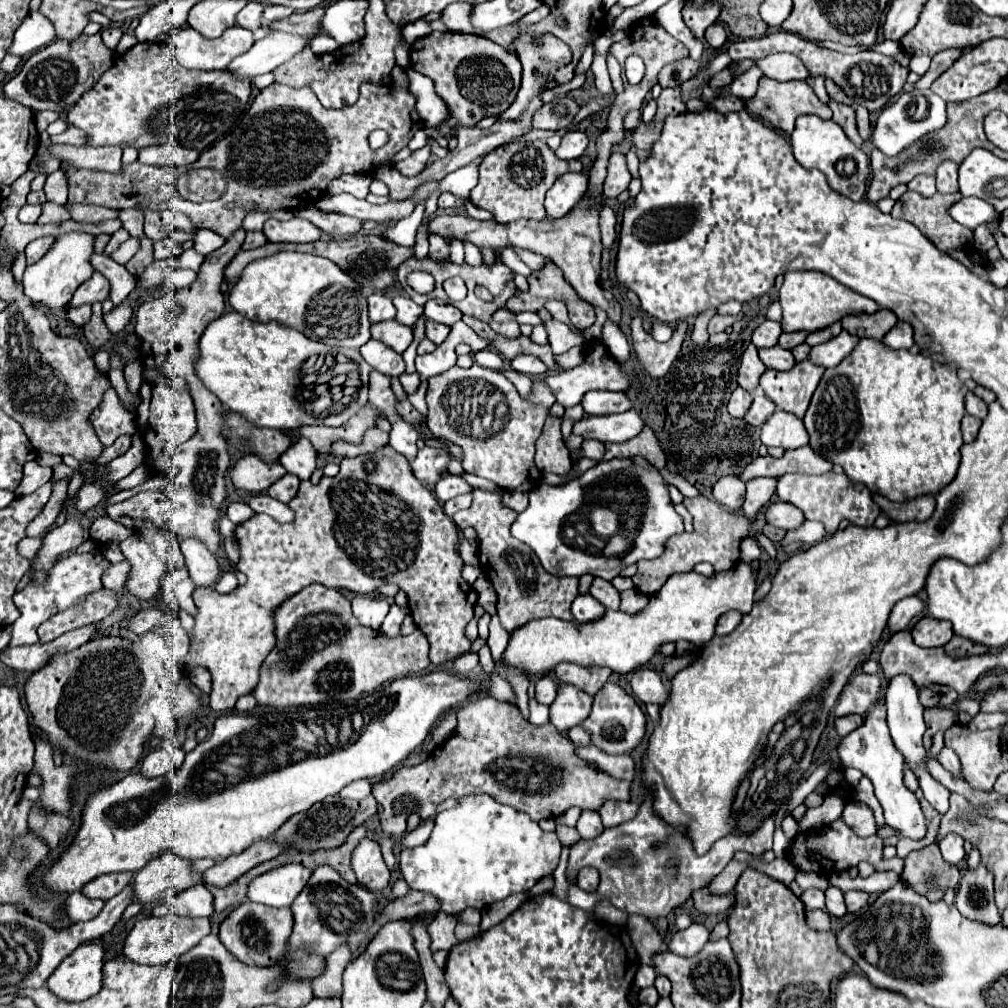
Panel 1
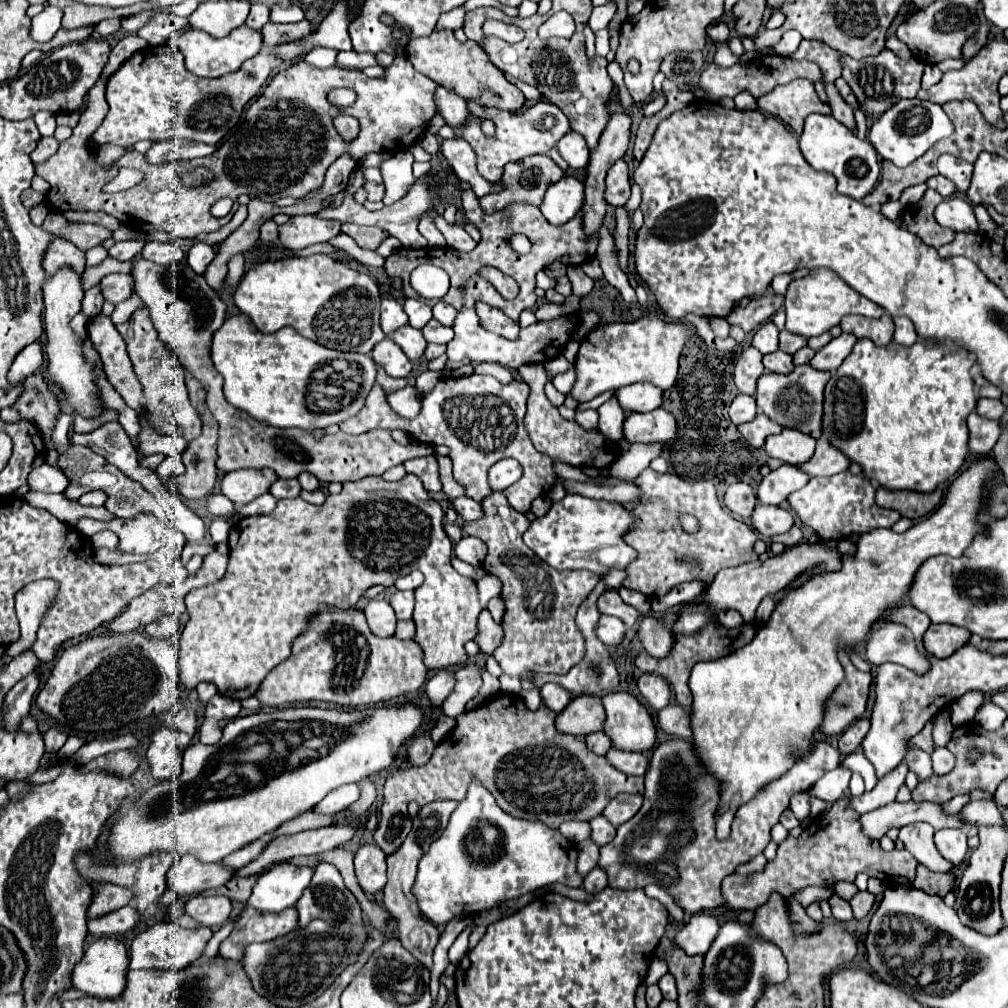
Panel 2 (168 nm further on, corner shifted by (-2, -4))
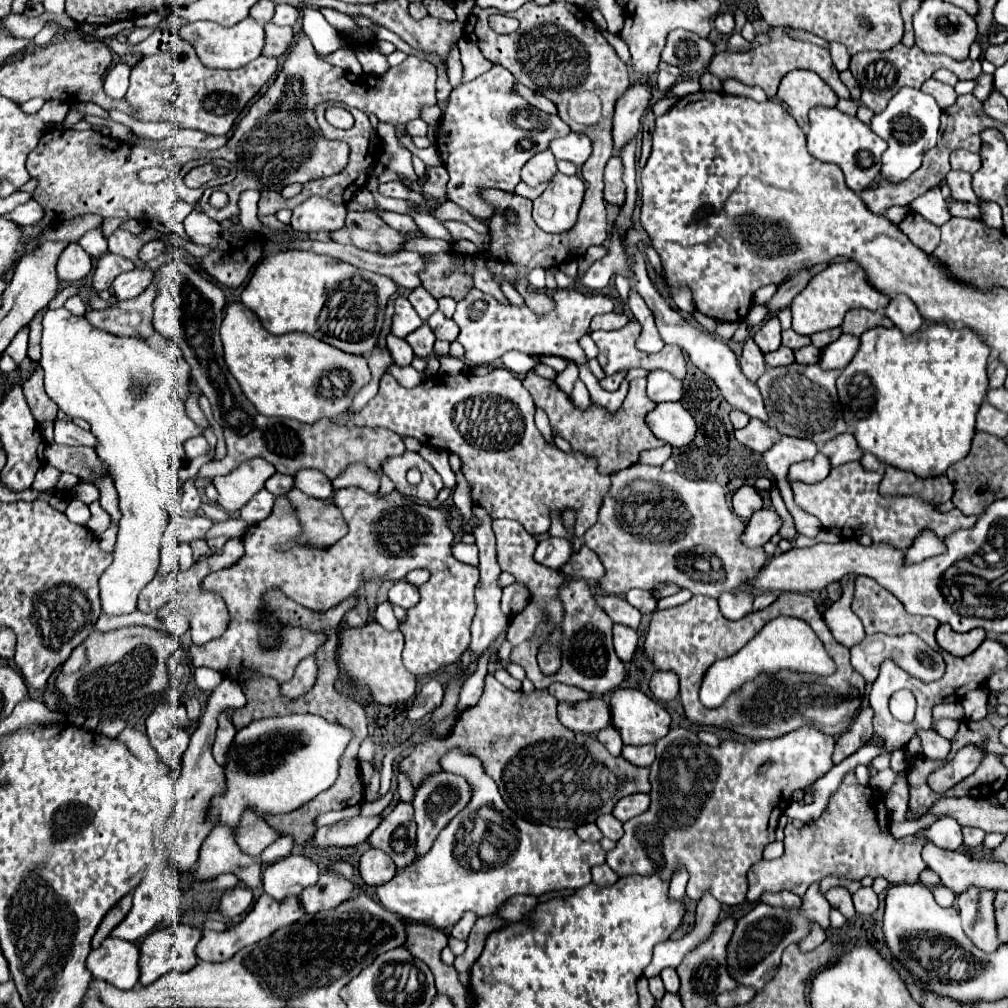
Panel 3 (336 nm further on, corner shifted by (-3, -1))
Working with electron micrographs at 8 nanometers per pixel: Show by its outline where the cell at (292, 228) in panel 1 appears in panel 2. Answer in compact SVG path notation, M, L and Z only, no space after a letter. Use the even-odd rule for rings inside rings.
M313 214L293 216L279 228L279 240L285 248L305 248L309 244L327 242L341 232L341 224L337 220L321 220Z

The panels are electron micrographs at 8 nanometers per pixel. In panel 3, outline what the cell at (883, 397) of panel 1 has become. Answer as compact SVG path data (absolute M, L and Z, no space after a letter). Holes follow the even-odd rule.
M930 323L926 331L916 331L910 337L904 337L896 331L896 327L868 329L860 337L860 351L856 353L856 359L844 367L836 381L844 421L858 441L858 447L872 453L880 463L912 471L922 479L944 475L952 463L958 463L970 451L974 419L988 391L988 355L988 345L966 327L954 329L944 323Z

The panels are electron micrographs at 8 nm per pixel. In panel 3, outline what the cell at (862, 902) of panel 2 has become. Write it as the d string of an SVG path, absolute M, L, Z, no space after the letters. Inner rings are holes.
M860 887L852 895L852 901L854 901L856 913L860 913L860 915L870 915L878 909L878 895L872 891L872 887Z

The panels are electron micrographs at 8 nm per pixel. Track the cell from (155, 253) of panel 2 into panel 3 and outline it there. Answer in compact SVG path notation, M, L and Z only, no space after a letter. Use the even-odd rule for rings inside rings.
M150 241L150 243L146 243L146 245L140 249L140 259L142 259L142 261L152 261L152 259L156 259L164 249L166 249L166 245L164 245L162 241Z

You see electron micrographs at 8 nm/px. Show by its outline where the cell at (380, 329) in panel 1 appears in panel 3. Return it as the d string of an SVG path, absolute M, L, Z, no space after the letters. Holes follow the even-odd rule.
M424 323L422 327L418 327L416 331L412 331L412 335L406 337L406 341L410 343L410 347L414 349L414 353L422 359L426 359L432 353L432 345L436 341L432 329L428 327L428 323Z

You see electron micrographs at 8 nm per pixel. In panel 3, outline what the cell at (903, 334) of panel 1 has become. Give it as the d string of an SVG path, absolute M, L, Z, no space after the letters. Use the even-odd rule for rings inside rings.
M896 295L890 299L888 307L886 307L886 315L888 319L902 331L902 335L912 335L920 329L922 325L922 317L916 309L916 305L912 303L912 299L908 299L906 295Z

